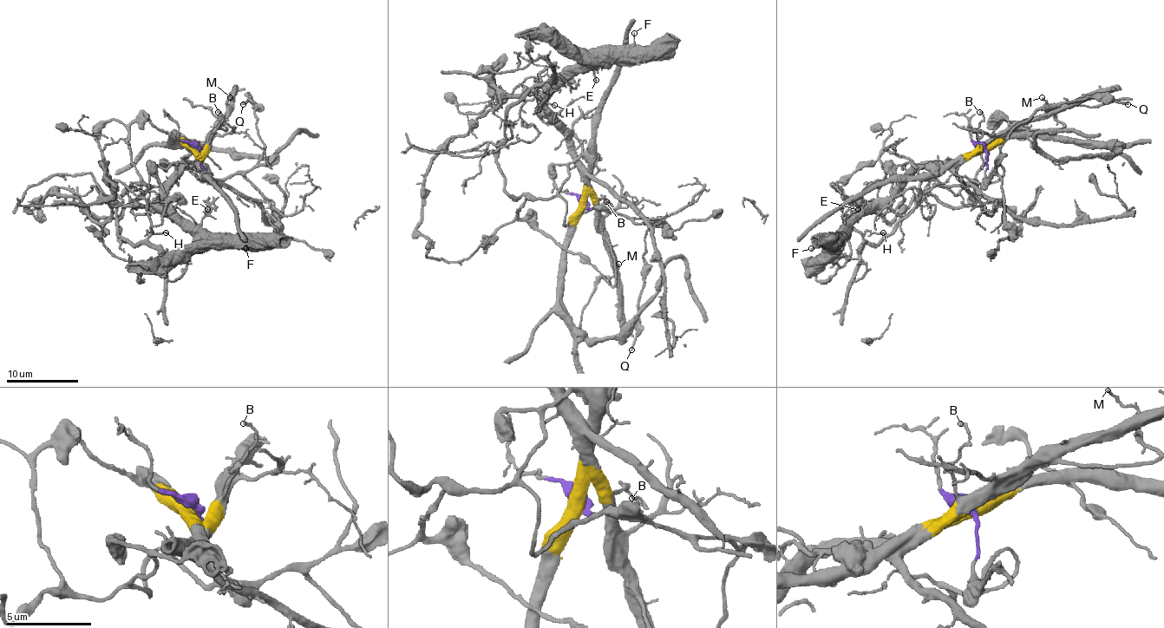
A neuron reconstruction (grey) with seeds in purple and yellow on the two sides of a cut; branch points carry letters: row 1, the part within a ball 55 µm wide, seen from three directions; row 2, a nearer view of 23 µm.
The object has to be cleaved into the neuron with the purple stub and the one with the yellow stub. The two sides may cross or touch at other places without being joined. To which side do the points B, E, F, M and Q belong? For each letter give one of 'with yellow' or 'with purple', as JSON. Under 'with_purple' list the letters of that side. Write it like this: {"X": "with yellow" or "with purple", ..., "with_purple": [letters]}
{"B": "with yellow", "E": "with yellow", "F": "with yellow", "M": "with yellow", "Q": "with purple", "with_purple": ["Q"]}

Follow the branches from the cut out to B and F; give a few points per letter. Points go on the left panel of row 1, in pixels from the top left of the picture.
B: (195, 147), (200, 151), (210, 140), (213, 129), (222, 121), (222, 115), (217, 112)
F: (195, 147), (195, 160), (159, 196), (159, 202), (192, 227), (233, 236), (245, 249)

